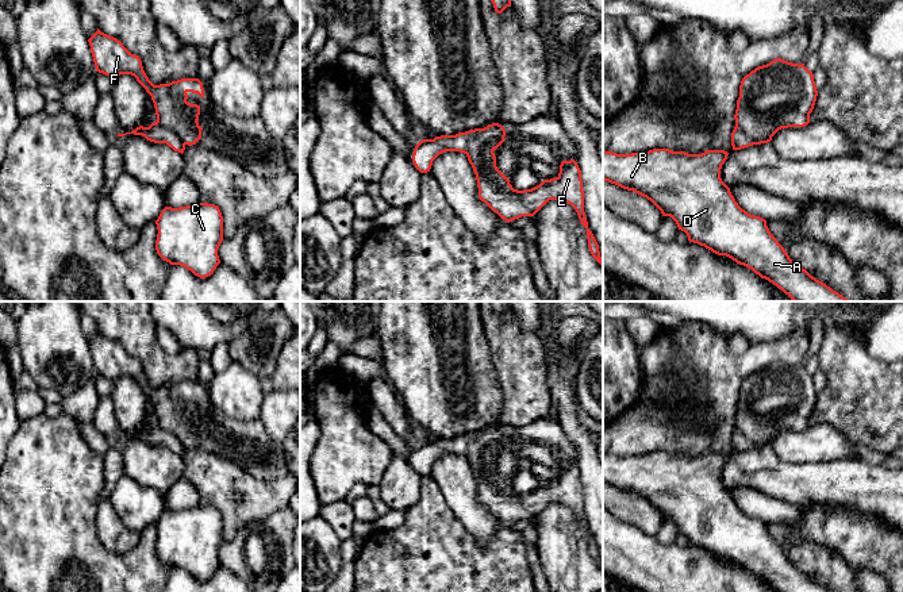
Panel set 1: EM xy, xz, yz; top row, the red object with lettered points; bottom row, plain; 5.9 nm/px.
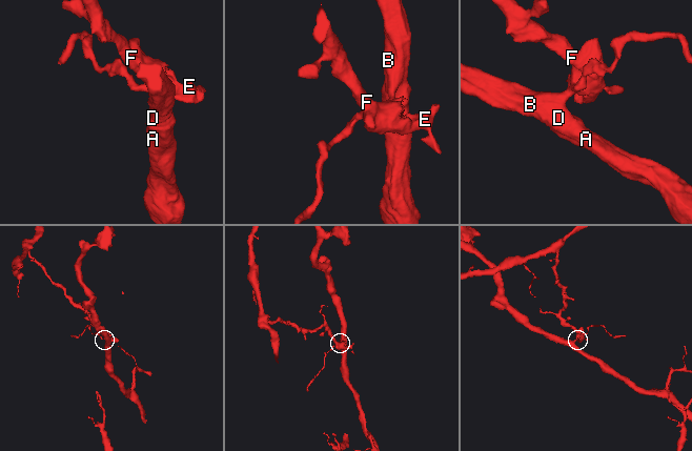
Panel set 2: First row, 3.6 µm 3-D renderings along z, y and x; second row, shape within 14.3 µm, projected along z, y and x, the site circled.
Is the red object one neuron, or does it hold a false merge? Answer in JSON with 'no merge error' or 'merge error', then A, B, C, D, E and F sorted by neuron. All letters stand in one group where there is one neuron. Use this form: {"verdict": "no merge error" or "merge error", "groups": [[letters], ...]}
{"verdict": "no merge error", "groups": [["A", "B", "C", "D", "E", "F"]]}

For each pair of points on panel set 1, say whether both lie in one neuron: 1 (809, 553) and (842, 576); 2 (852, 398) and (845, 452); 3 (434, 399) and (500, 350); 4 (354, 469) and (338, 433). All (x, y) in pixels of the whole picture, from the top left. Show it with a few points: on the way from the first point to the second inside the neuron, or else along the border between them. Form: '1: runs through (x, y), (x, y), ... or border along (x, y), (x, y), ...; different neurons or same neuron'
1: runs through (817, 561), (834, 573); same neuron
2: border along (818, 425), (832, 425), (853, 446); different neurons
3: border along (481, 326), (490, 349), (495, 379), (500, 387); different neurons
4: runs through (354, 460), (346, 450), (345, 442); same neuron

